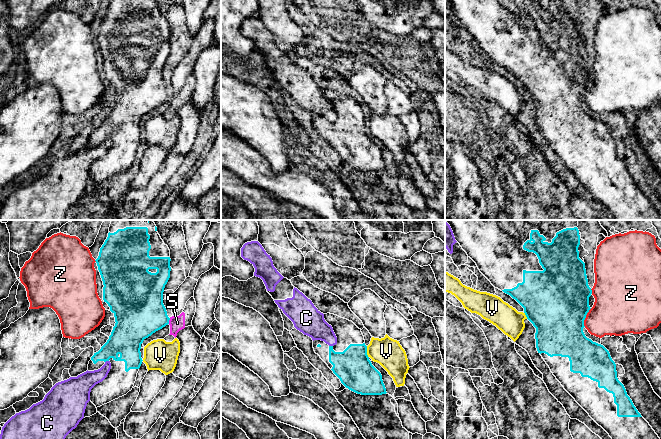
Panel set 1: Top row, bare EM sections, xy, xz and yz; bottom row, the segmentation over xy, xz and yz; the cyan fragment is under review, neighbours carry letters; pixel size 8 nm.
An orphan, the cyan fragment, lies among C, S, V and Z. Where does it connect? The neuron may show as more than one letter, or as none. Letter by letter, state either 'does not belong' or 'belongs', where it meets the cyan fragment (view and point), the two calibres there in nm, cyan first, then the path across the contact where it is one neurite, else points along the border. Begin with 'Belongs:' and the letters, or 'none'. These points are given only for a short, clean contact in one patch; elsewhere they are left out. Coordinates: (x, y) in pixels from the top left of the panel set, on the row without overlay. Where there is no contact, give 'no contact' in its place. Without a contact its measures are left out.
Belongs: none
C: does not belong; meets cyan in xy at (106, 136); 260 nm thick on the cyan side, 150 nm on the other
S: does not belong; meets cyan in xy at (168, 97); 400 nm thick on the cyan side, 120 nm on the other; border along xy (170, 94), (168, 99)
V: does not belong; meets cyan in xz at (366, 128); 280 nm thick on the cyan side, 220 nm on the other
Z: does not belong; meets cyan in yz at (585, 93); 500 nm thick on the cyan side, 360 nm on the other

